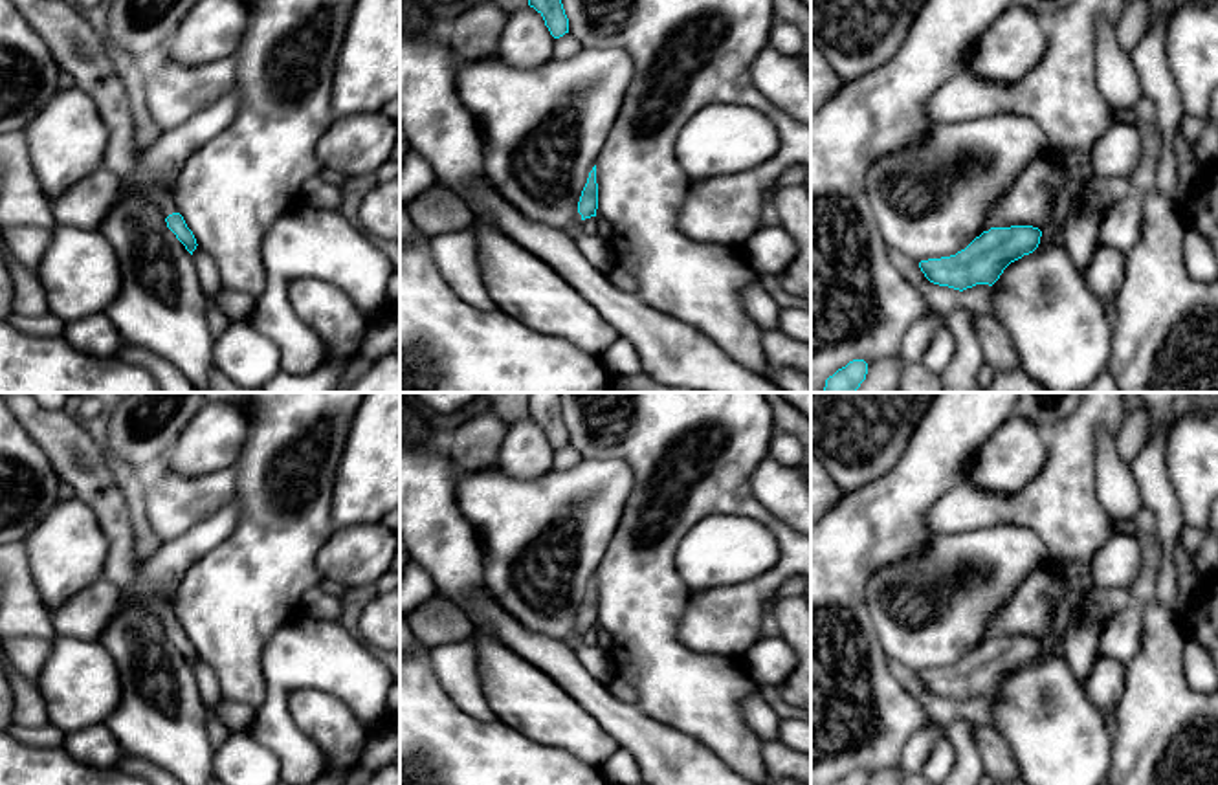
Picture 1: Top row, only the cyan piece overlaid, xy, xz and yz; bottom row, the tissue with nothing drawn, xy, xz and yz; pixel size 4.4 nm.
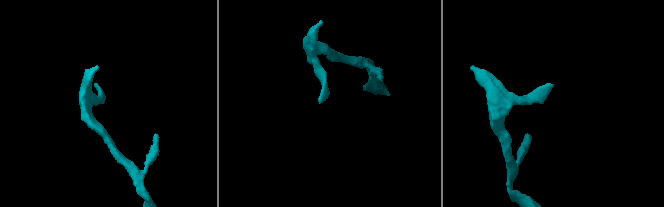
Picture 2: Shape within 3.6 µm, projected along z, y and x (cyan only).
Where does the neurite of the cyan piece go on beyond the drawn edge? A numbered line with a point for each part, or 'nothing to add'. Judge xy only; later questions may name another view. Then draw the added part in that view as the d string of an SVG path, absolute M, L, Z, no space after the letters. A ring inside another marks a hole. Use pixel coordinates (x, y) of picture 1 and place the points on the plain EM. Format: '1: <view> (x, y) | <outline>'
1: xy (166, 613) | M152 602L149 605L152 613L156 613L161 620L161 625L167 629L172 624L178 624L176 614L169 603Z

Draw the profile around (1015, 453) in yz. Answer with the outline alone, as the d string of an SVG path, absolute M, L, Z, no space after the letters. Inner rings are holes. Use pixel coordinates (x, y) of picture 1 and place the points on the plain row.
M1013 415L980 448L969 470L969 484L1013 495L1040 473L1046 457L1047 435L1033 422Z

